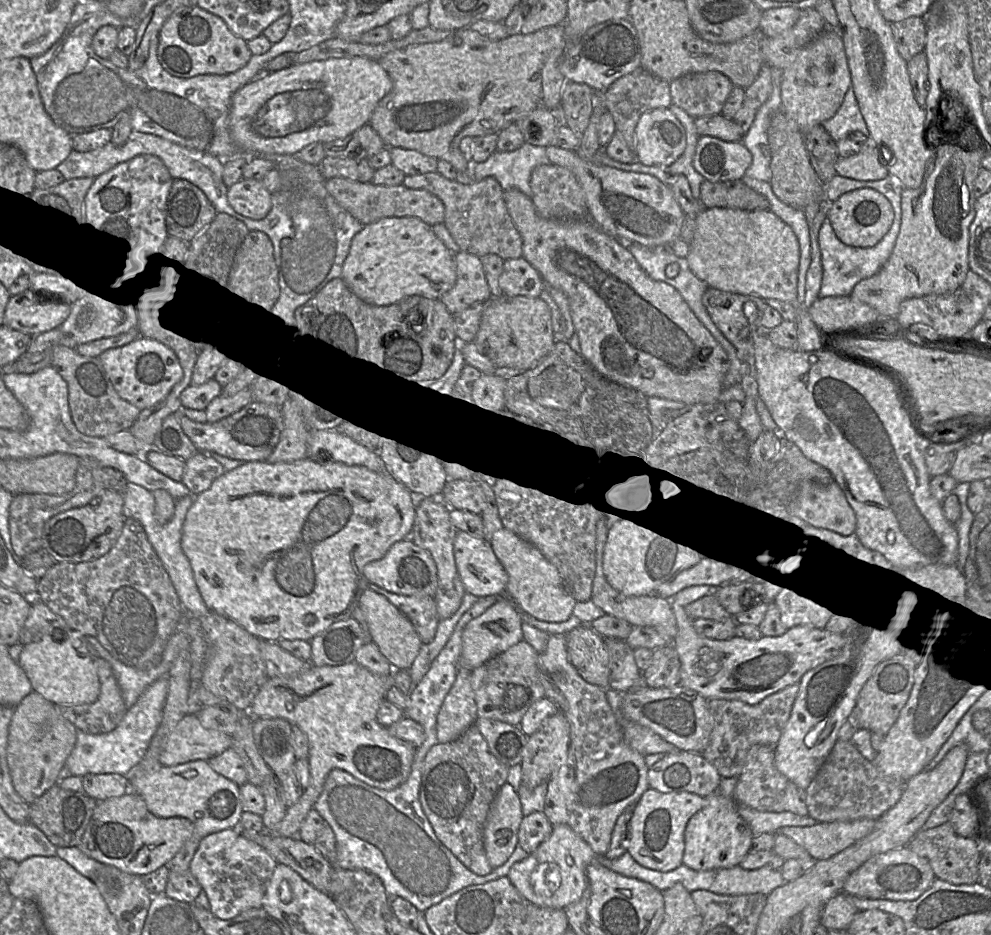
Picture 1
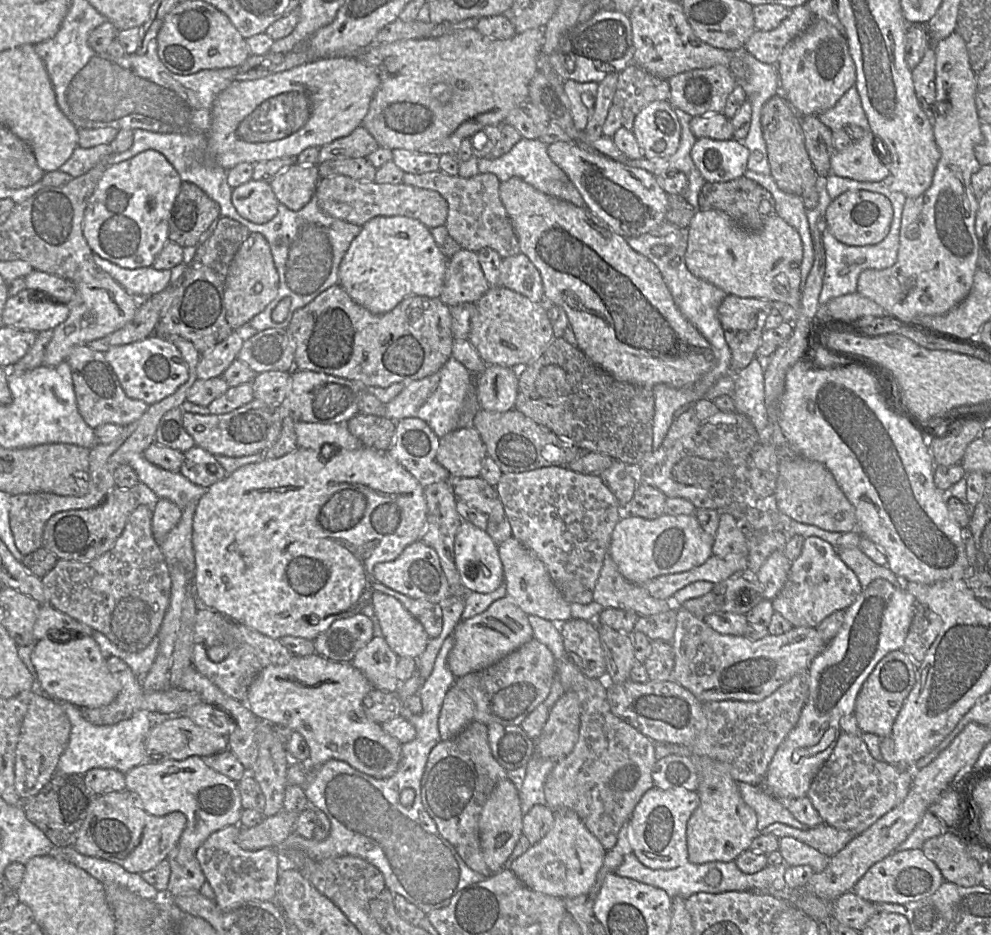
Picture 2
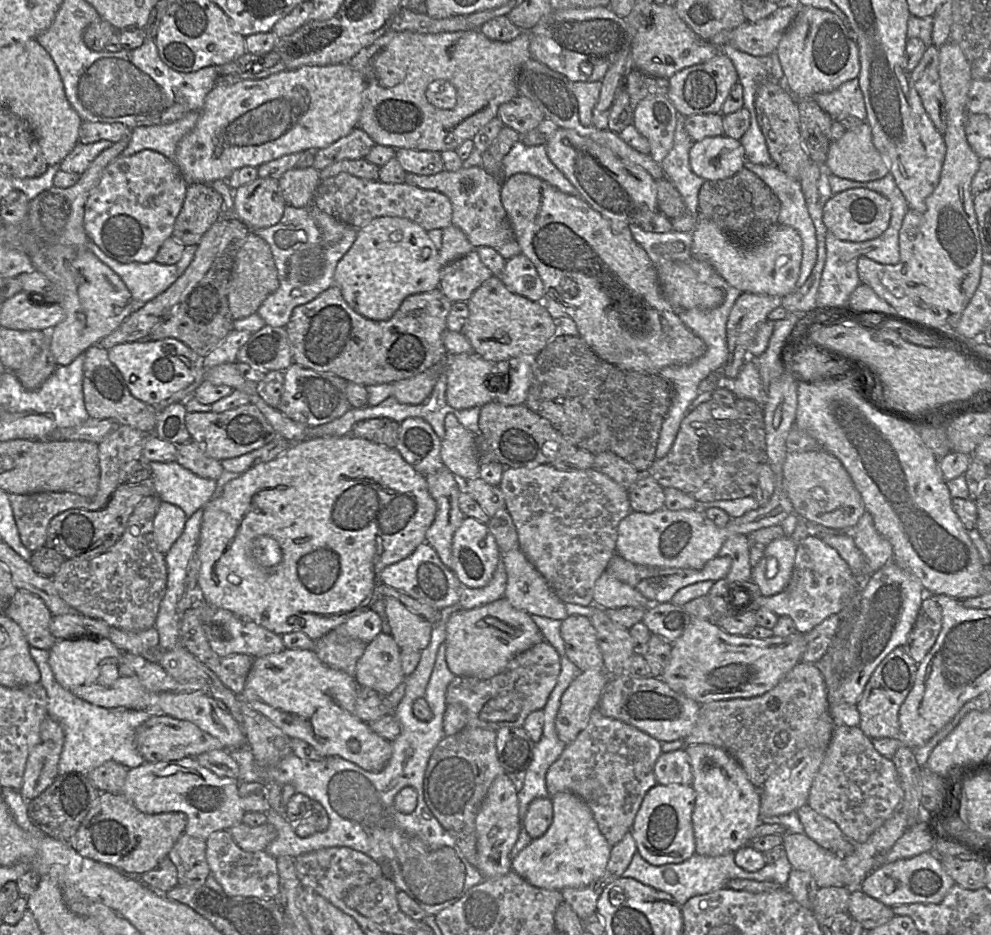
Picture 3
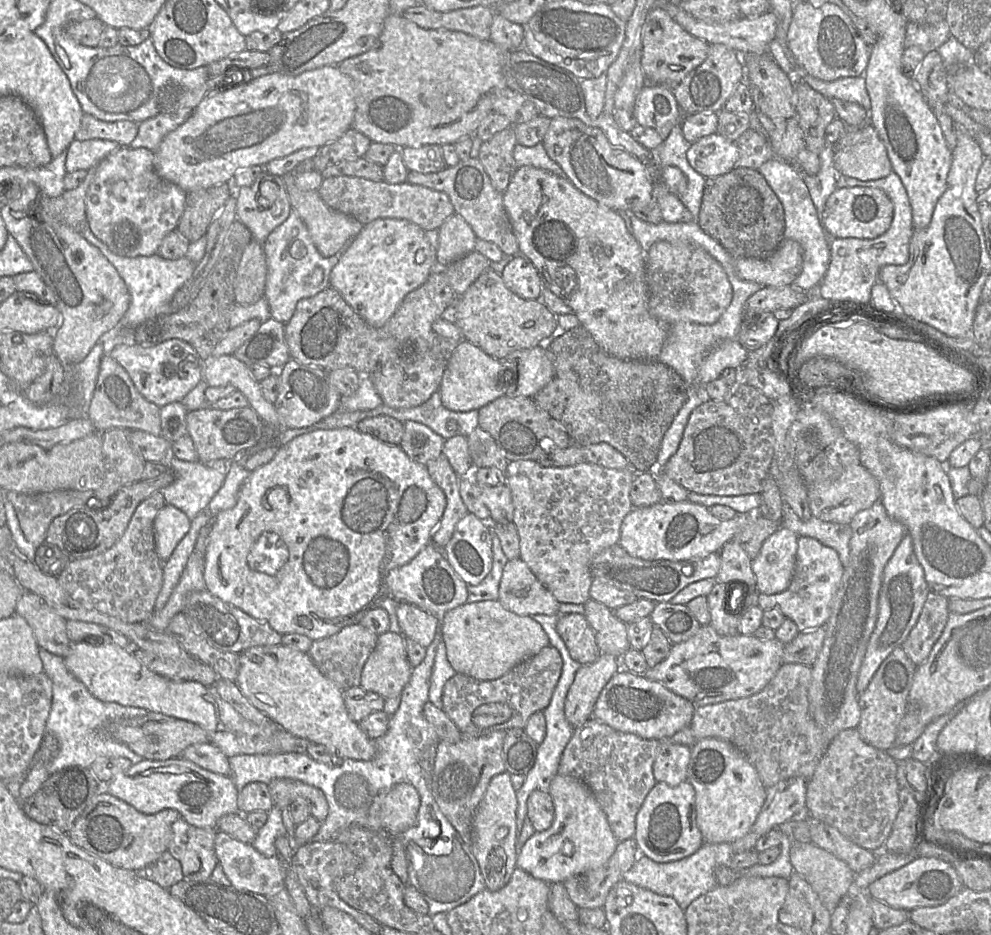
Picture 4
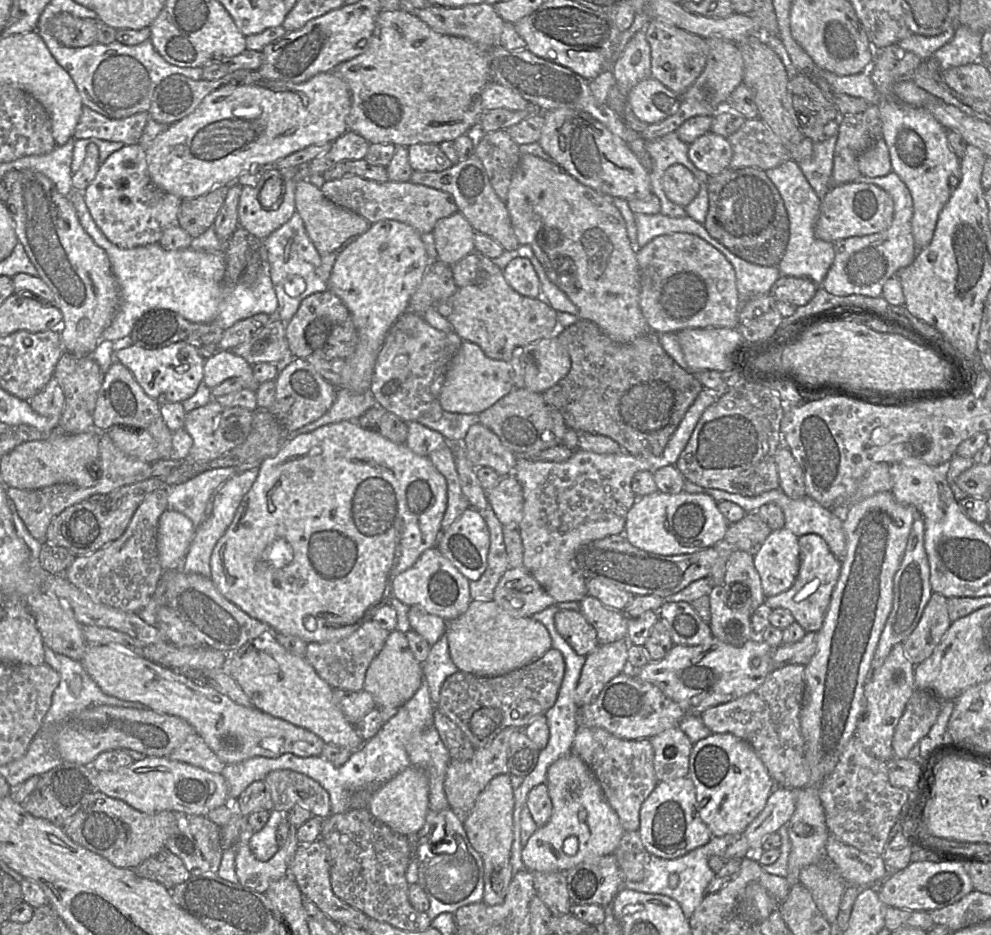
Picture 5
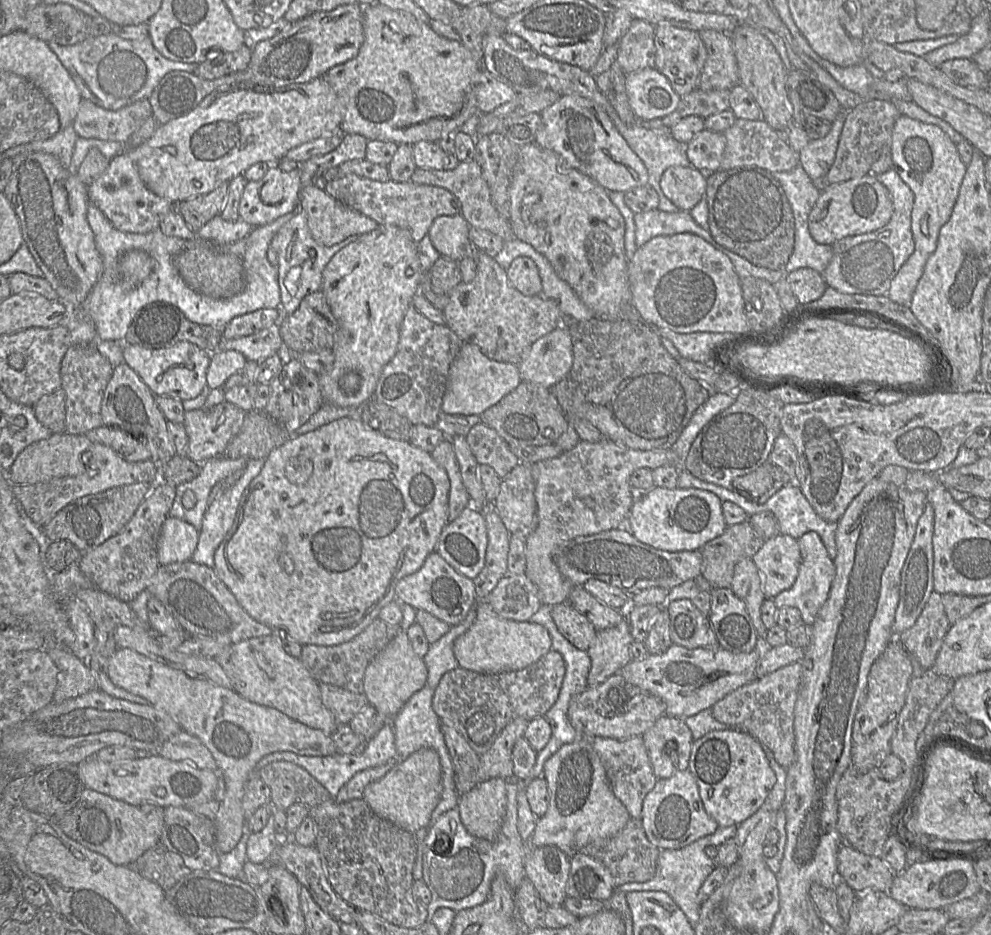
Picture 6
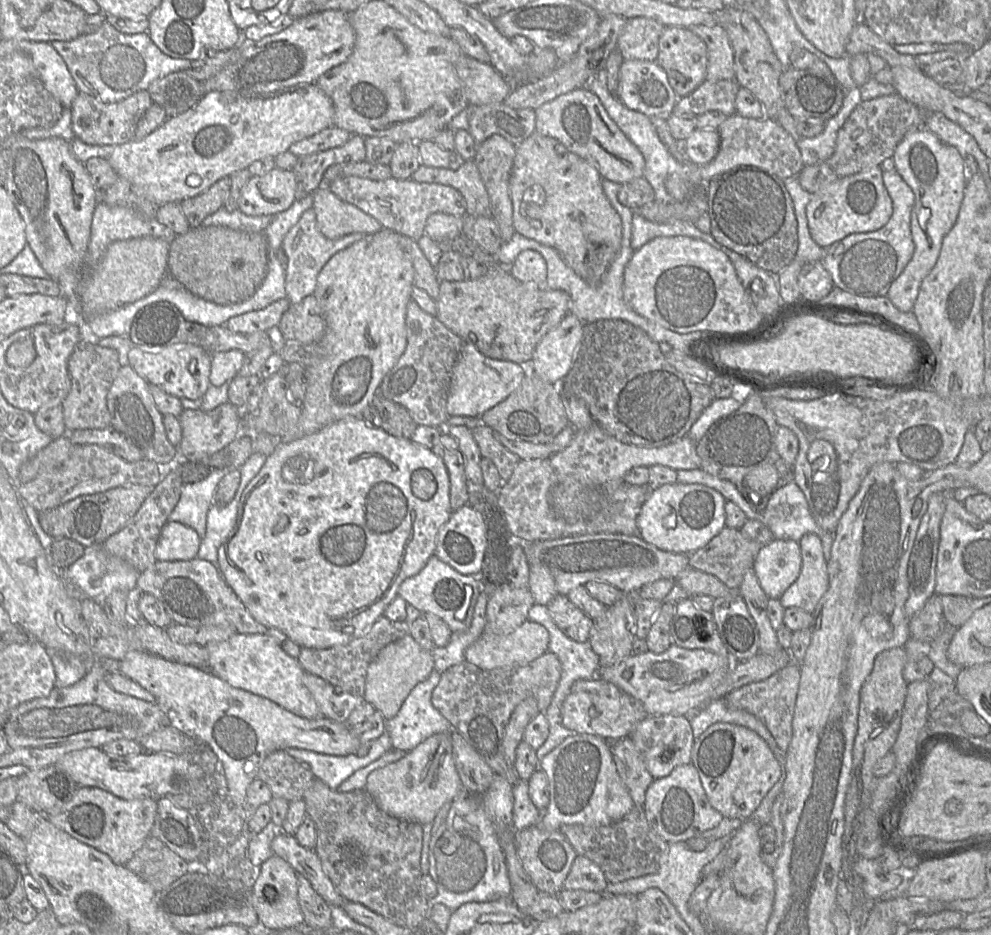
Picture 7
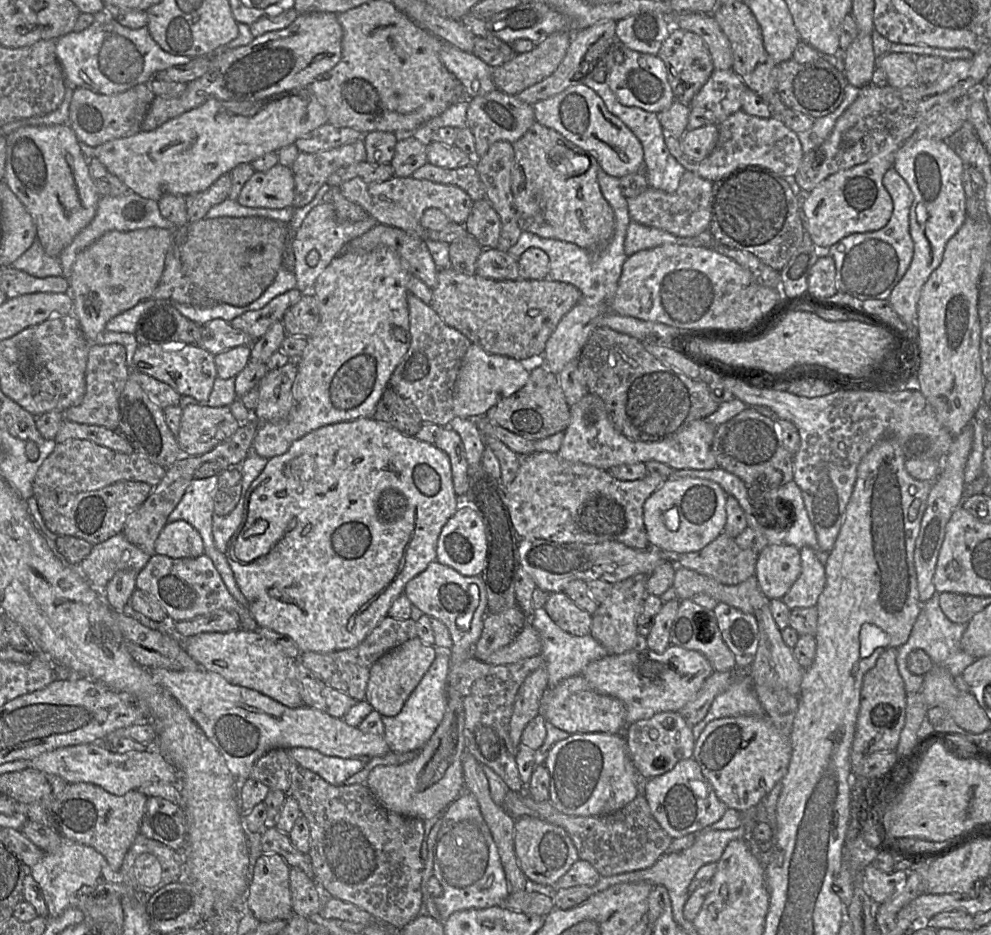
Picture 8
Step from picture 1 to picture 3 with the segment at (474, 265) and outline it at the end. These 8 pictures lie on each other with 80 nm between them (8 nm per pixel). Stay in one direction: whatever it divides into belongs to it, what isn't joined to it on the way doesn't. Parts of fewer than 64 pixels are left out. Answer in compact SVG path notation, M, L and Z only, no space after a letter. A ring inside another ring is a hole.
M476 250L443 267L439 289L454 302L467 302L473 292L492 276Z

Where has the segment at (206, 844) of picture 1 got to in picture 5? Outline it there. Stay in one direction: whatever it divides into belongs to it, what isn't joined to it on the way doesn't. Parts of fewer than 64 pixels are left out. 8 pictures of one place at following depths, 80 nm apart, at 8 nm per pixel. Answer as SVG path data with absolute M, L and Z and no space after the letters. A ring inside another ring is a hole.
M289 827L287 841L267 861L258 860L248 842L240 841L235 858L238 883L256 892L265 893L271 883L289 875L291 862L300 845L295 833Z

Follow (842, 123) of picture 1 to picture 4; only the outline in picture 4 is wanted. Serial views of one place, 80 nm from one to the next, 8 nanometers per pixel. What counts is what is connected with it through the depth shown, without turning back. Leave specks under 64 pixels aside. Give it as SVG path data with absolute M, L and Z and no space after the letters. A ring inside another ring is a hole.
M804 75L801 81L807 83L827 99L837 98L855 102L861 105L868 113L870 111L870 97L866 89L864 76L845 77L828 82L811 75Z

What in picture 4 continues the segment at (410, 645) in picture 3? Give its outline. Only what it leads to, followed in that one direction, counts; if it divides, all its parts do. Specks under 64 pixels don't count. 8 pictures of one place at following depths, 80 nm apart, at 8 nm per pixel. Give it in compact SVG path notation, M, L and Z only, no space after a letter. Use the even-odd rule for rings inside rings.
M400 602L396 609L400 633L427 648L433 641L442 616L433 615L411 603Z

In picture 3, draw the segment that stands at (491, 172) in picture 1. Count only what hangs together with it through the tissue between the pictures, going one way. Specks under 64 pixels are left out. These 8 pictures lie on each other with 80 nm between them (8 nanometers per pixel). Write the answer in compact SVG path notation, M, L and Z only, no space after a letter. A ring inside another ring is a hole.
M521 140L516 142L502 160L502 178L517 173L530 174L563 193L580 197L578 190L549 159L546 145L527 146Z

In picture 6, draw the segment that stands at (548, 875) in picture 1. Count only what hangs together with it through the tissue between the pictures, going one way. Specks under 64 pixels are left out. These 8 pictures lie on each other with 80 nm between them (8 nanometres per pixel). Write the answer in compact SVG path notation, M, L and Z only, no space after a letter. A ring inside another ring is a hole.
M578 737L573 743L563 745L545 762L543 777L548 783L550 802L529 840L531 847L552 845L572 857L591 842L617 835L631 818L627 808L615 796L600 757L587 738Z

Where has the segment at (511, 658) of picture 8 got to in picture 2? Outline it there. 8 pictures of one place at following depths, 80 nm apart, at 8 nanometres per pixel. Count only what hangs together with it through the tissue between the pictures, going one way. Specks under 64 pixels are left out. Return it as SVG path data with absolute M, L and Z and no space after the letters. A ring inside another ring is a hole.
M508 596L496 600L482 613L460 621L452 633L454 645L448 655L448 665L456 679L495 664L533 639L528 615Z

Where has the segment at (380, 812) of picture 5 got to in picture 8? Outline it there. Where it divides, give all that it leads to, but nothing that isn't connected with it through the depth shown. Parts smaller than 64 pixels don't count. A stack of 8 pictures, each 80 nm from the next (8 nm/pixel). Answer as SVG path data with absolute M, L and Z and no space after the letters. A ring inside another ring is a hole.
M454 686L447 687L447 710L444 718L428 742L411 761L400 765L375 767L366 785L385 809L405 817L423 821L446 809L465 790L462 755L466 750L465 711L462 697Z

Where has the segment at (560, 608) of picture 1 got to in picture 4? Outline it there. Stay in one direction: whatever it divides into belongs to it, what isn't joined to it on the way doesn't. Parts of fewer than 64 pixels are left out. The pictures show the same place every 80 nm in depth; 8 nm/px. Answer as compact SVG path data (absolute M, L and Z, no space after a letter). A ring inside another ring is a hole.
M520 558L506 563L498 601L506 610L519 616L559 614L560 603Z

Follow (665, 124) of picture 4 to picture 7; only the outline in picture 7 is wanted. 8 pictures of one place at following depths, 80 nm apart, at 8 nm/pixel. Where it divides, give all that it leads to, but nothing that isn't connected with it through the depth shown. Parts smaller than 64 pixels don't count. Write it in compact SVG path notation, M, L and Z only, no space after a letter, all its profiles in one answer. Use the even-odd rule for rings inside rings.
M639 59L623 61L619 71L618 98L628 109L650 118L666 117L678 101L663 68L656 61Z

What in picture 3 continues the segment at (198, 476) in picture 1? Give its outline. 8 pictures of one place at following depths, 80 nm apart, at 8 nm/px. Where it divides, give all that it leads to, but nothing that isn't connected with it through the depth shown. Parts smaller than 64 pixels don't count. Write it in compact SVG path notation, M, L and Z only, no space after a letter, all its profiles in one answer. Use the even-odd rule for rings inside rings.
M194 441L176 445L176 461L184 468L202 478L218 480L223 473L221 463L207 456Z

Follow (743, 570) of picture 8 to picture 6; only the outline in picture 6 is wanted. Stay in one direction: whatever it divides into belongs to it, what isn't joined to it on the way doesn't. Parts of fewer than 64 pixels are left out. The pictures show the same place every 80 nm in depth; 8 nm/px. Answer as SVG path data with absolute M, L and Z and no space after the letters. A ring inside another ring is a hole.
M748 519L727 526L722 535L700 550L702 577L712 588L730 588L736 564L742 559L752 558L763 544L764 540Z

